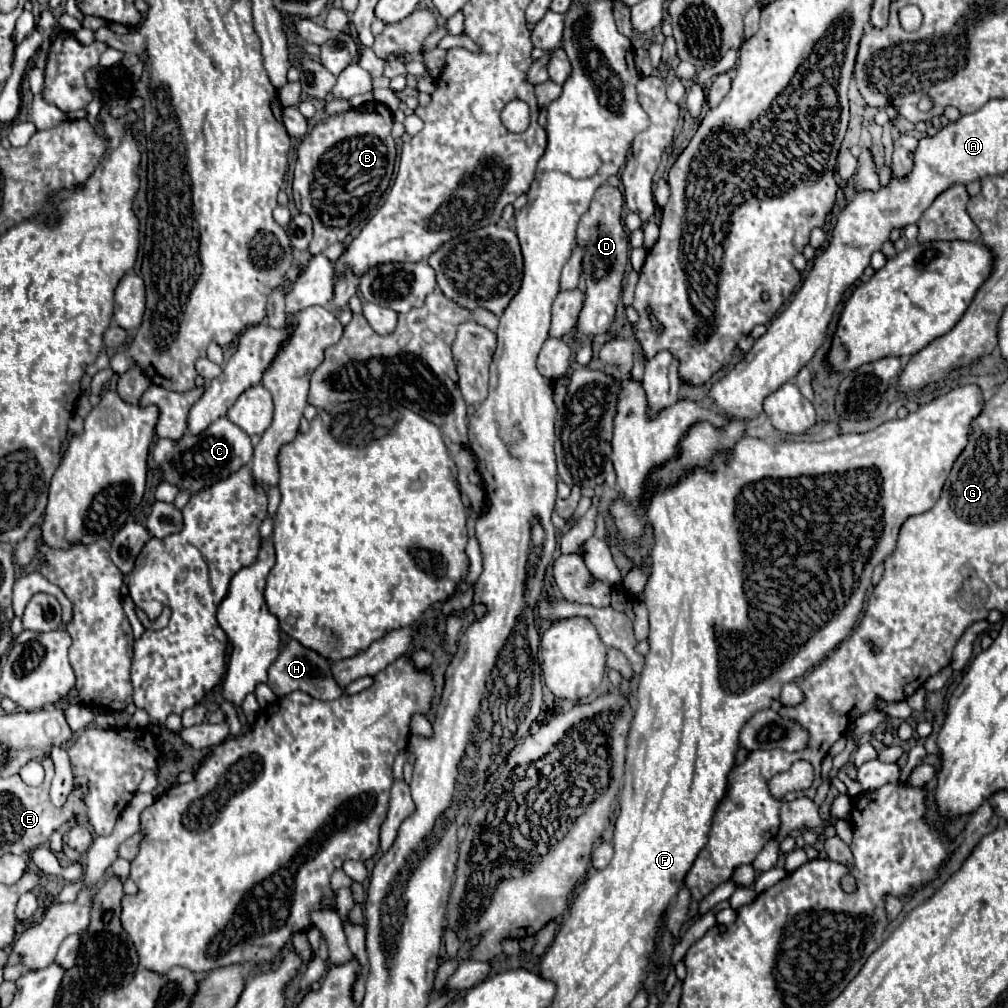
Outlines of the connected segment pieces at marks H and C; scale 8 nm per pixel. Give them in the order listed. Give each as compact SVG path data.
M290 640L278 654L278 658L274 660L274 664L268 670L268 686L272 688L272 692L276 696L286 696L294 690L302 690L318 700L336 700L344 694L344 688L336 682L336 678L330 672L332 662L326 660L324 656L320 656L318 652L302 646L296 640Z
M226 416L218 418L200 434L188 432L180 440L166 438L166 440L158 440L154 446L154 462L162 470L162 480L174 484L180 492L184 490L190 492L190 496L238 472L242 466L250 462L250 456L252 456L250 438Z

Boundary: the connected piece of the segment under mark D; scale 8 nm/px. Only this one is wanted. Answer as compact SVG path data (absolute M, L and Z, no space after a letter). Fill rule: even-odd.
M604 184L596 190L588 212L578 222L576 244L584 248L582 272L588 286L584 308L578 320L578 336L576 336L578 340L586 340L586 336L596 336L610 330L616 316L616 304L620 300L618 292L622 290L622 280L628 266L628 246L630 246L626 228L622 224L622 206L624 206L622 192L610 184Z

